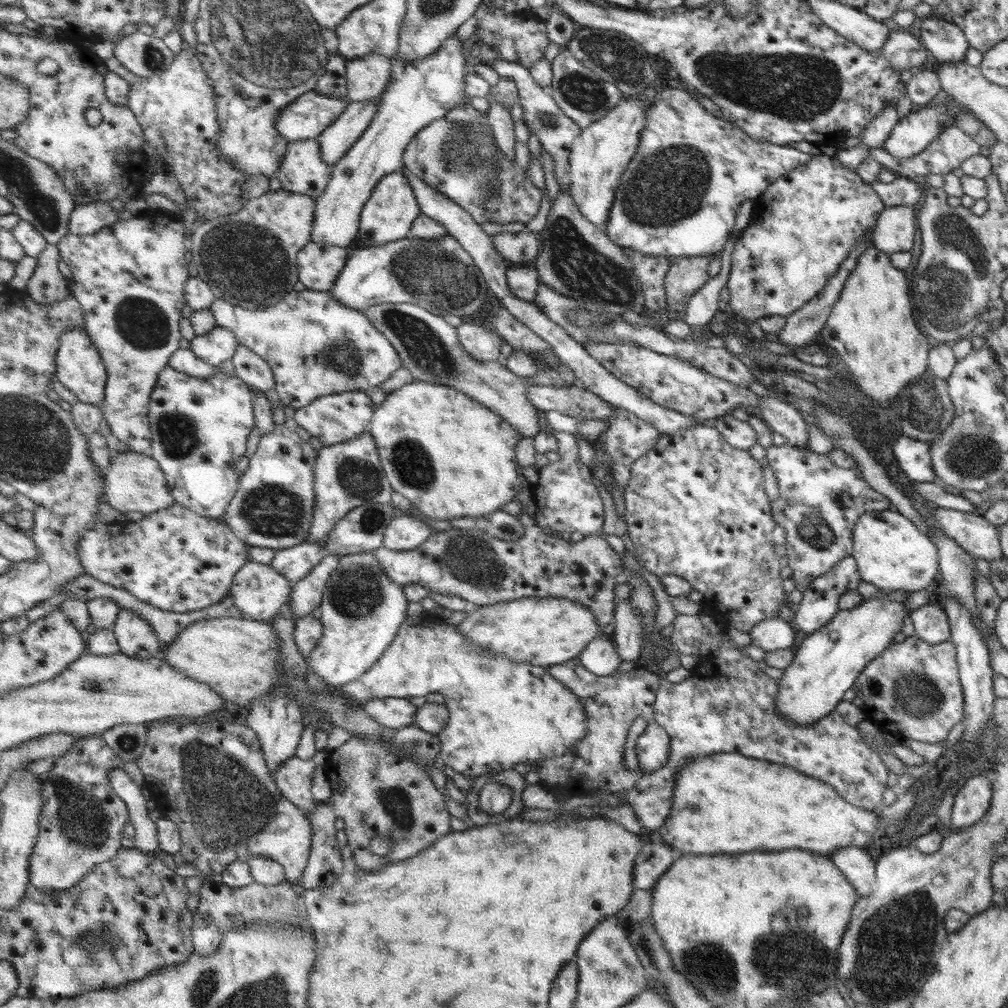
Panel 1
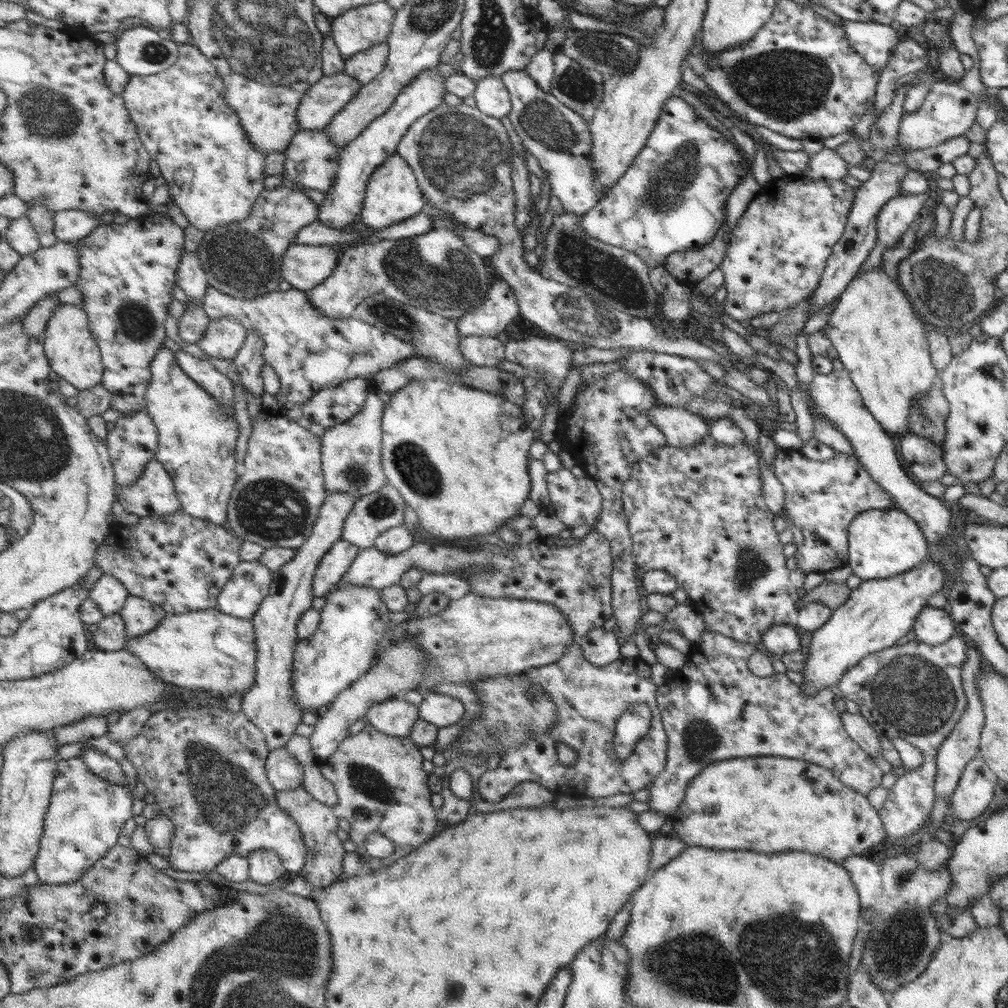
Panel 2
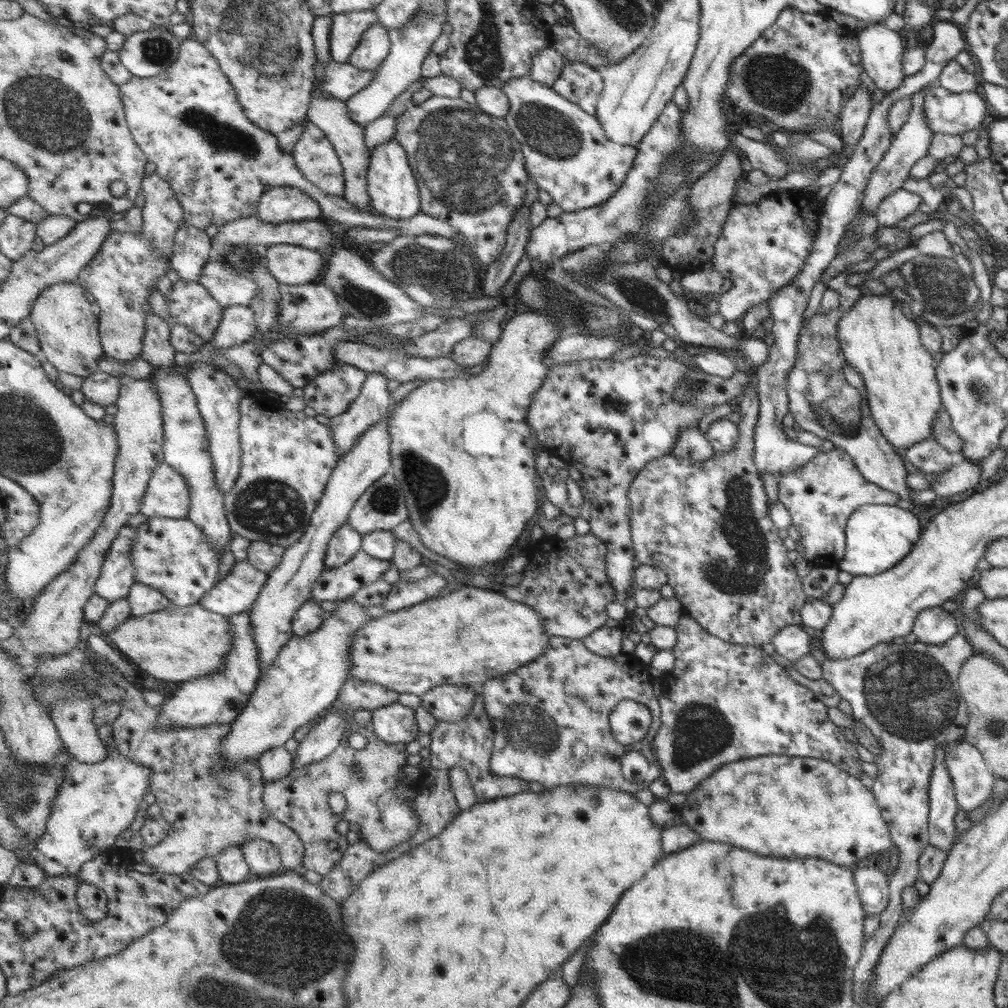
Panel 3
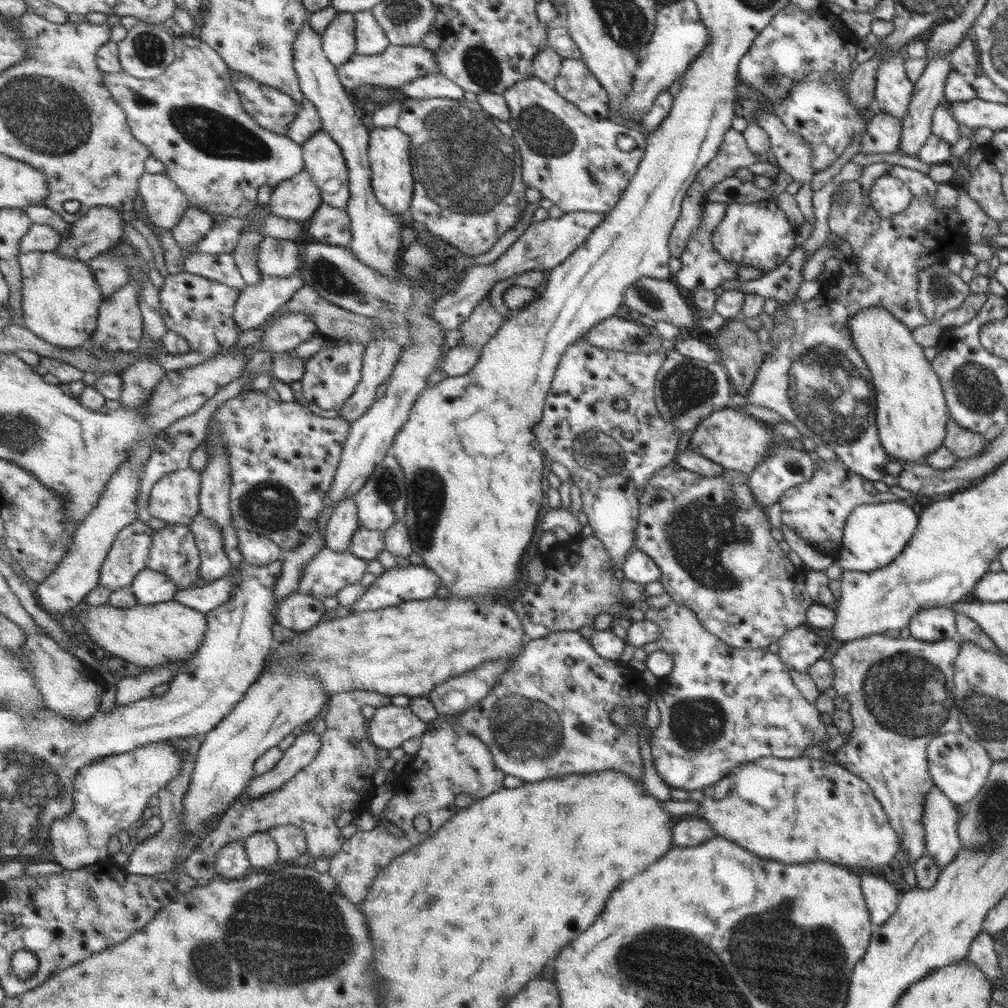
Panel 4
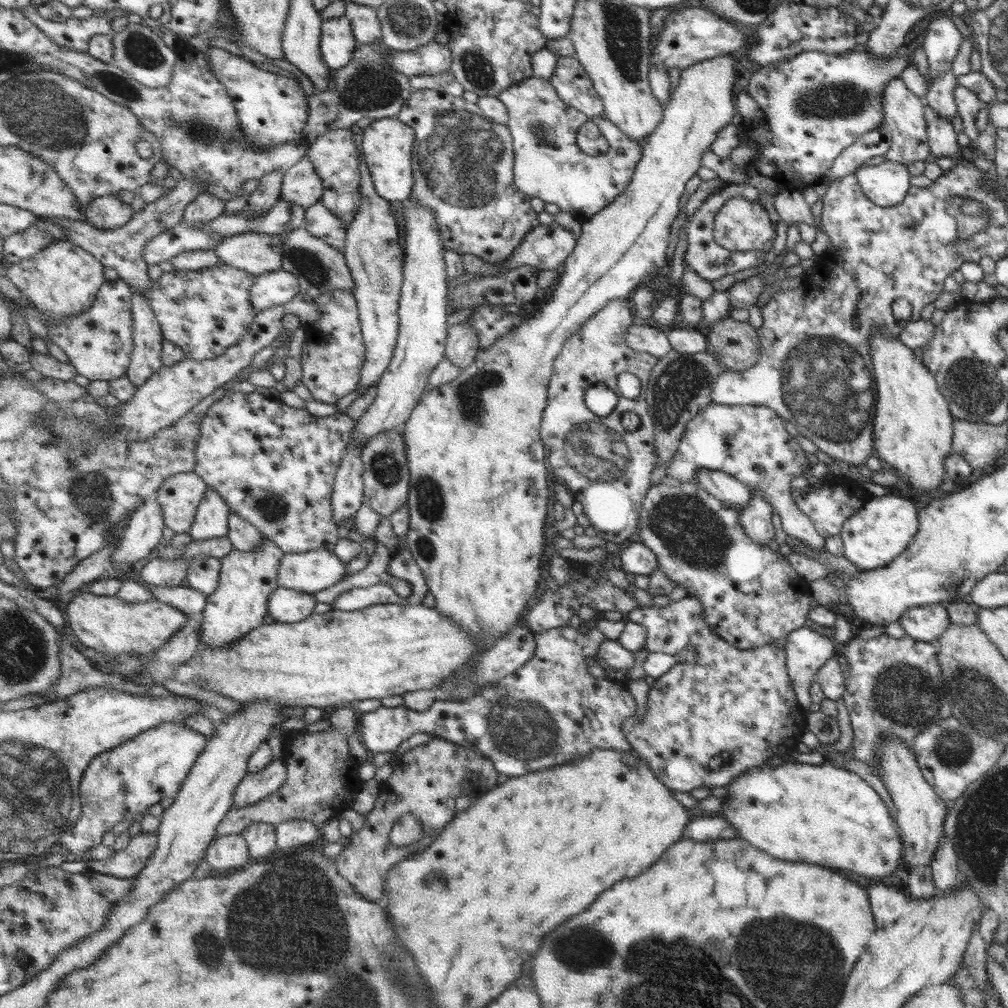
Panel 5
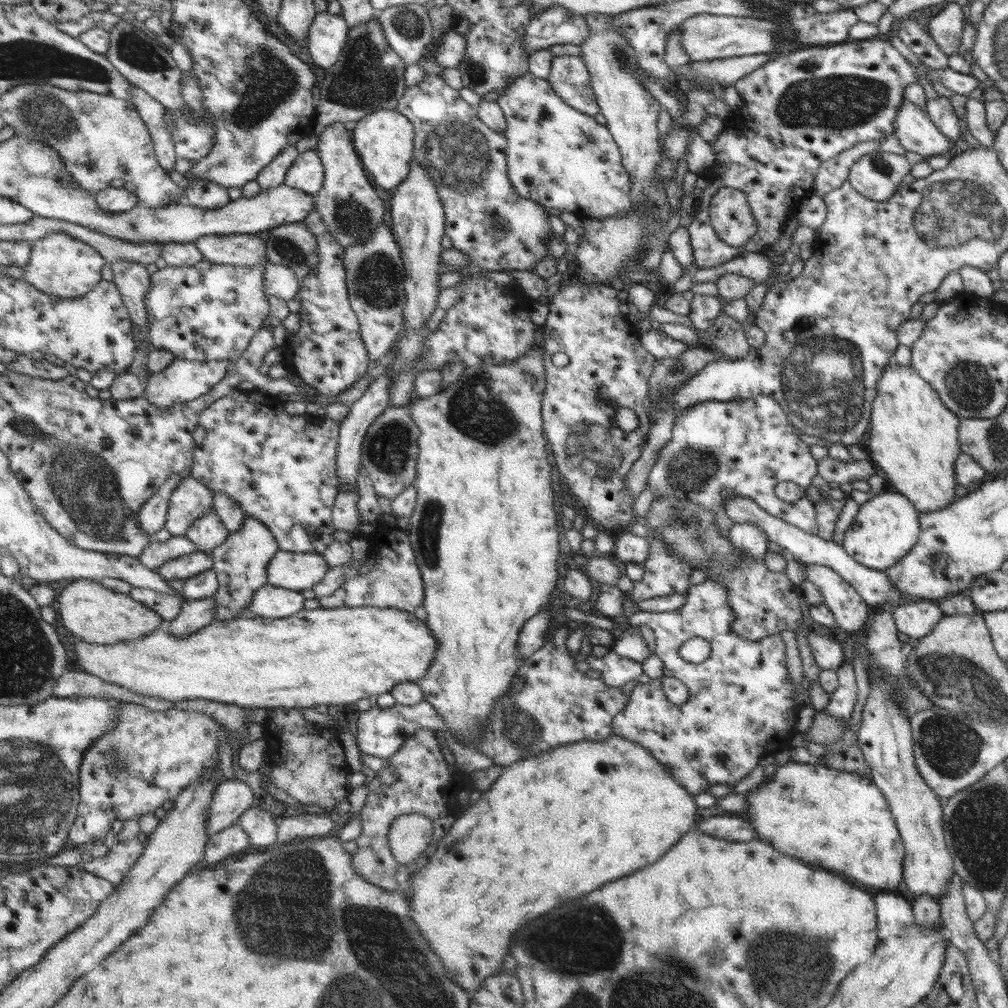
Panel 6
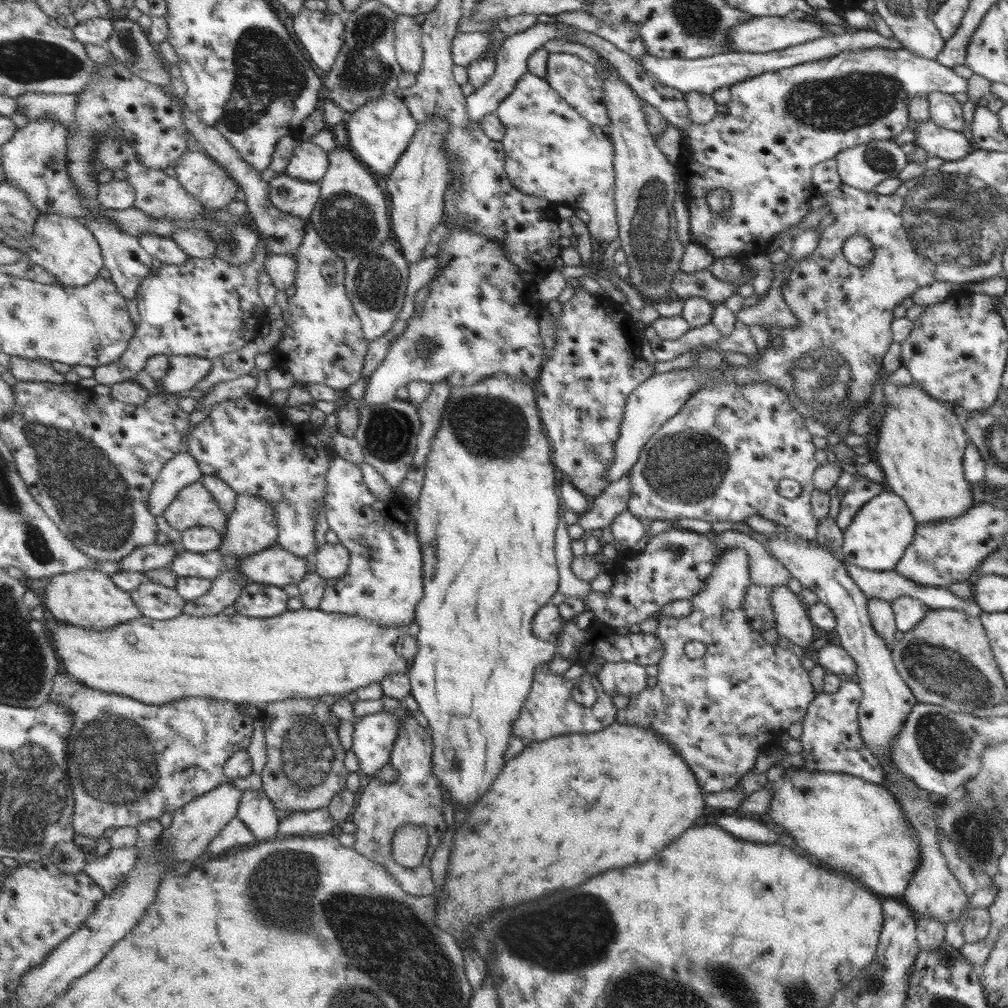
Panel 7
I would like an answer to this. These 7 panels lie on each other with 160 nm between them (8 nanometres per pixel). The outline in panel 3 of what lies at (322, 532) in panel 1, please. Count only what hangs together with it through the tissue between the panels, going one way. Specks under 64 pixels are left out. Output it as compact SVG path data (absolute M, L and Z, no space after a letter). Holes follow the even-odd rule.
M369 372L362 394L349 410L330 419L330 427L341 458L350 452L370 428L390 416L394 401L387 390L387 384L388 376L380 372Z

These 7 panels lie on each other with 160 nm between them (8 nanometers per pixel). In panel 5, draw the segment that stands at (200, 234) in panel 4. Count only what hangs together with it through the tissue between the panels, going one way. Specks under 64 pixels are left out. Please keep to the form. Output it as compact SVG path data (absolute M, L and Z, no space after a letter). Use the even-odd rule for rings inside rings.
M202 191L191 204L187 205L183 222L187 222L192 227L199 229L206 222L219 218L224 212L225 200L221 200L211 192Z

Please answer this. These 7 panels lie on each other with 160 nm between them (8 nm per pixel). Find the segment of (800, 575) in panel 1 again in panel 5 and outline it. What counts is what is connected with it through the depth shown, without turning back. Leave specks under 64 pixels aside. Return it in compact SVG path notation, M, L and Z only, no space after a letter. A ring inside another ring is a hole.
M828 475L823 478L821 484L817 488L801 488L790 490L791 500L793 505L811 520L814 529L819 536L824 540L836 536L840 533L843 522L852 516L859 508L863 507L866 500L870 497L864 490L862 490L856 481L848 478L832 477Z

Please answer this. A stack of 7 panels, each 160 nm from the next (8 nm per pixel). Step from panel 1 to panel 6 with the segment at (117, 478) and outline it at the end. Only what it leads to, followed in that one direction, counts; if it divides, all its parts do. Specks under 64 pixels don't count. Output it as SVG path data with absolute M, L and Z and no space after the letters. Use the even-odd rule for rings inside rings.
M187 477L179 481L179 488L171 496L166 529L171 535L186 536L190 526L213 510L214 492L202 481Z

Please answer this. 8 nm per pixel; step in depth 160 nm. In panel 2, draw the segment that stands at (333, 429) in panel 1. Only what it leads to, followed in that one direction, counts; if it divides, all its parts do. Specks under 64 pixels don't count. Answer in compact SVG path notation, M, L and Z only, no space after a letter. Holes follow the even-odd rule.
M353 378L316 392L302 405L304 418L318 423L325 430L350 422L366 407L371 387L368 380Z

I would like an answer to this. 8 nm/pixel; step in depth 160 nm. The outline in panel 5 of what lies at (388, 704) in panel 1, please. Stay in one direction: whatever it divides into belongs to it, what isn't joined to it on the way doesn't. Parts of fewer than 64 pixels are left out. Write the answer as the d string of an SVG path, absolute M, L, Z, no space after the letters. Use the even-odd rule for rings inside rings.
M567 625L536 634L537 648L533 658L518 671L505 677L492 686L484 687L480 693L464 701L449 701L439 697L434 706L425 712L417 712L405 705L389 708L381 707L373 712L363 713L361 734L364 744L373 754L393 753L413 734L424 732L437 734L456 745L477 749L490 758L500 774L510 777L527 772L541 772L552 766L567 764L583 759L596 748L612 748L621 752L632 752L633 746L624 733L624 722L634 719L638 711L636 698L627 684L595 677L589 672L587 657L595 656L604 643L606 634L596 626L587 635L579 632L578 626Z

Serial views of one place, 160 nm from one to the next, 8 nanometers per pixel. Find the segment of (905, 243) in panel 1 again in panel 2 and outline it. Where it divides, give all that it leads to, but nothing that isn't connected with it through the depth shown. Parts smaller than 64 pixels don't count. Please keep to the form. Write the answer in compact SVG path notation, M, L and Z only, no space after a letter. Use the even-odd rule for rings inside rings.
M927 189L921 194L897 194L879 209L876 216L876 244L858 272L881 268L881 254L888 246L893 246L896 242L900 244L901 235L919 215L921 206L927 200L926 191Z

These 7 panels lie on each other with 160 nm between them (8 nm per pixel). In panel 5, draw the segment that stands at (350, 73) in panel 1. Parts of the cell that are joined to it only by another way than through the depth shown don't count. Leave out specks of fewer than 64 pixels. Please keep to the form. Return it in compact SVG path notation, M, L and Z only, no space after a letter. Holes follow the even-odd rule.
M347 1L345 17L351 22L357 44L373 45L383 42L382 24L377 9Z

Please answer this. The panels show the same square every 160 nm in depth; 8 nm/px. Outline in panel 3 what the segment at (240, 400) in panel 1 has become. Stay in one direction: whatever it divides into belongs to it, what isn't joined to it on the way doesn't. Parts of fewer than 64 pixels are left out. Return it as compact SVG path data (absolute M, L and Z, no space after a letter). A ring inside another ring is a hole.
M151 312L146 320L146 338L142 356L144 356L156 371L150 380L157 387L164 418L164 455L165 460L177 472L180 472L191 485L191 508L188 520L193 521L206 532L207 538L217 546L221 556L223 548L229 544L233 529L226 516L225 497L215 484L216 468L210 452L210 438L206 422L198 405L198 396L194 393L187 378L176 371L175 347L171 342L172 323Z

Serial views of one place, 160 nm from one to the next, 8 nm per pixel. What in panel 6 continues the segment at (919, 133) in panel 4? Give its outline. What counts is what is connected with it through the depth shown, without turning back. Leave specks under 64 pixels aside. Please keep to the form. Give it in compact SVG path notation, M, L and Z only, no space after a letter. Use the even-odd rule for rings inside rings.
M949 2L943 10L924 22L929 37L948 58L955 55L959 49L959 38L965 16L966 8L961 8L956 2Z

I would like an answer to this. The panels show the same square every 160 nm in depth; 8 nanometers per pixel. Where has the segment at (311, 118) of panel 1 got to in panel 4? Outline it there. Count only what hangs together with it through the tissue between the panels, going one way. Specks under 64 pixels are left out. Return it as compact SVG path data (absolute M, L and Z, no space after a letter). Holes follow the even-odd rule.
M390 44L385 52L375 56L355 53L350 63L339 66L338 72L341 83L353 97L359 90L373 85L386 84L386 86L400 88L403 84L411 83L420 77L439 73L439 63L435 61L434 52L421 45L401 47Z

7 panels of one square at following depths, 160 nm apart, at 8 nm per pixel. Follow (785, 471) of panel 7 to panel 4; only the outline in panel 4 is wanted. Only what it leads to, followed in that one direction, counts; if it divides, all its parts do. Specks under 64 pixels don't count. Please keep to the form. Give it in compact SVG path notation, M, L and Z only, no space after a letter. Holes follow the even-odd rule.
M729 406L713 411L702 418L688 444L693 452L722 466L725 471L732 470L745 473L747 476L758 466L759 462L772 453L777 445L788 445L788 441L773 431L769 423L756 420L745 413L733 411Z

